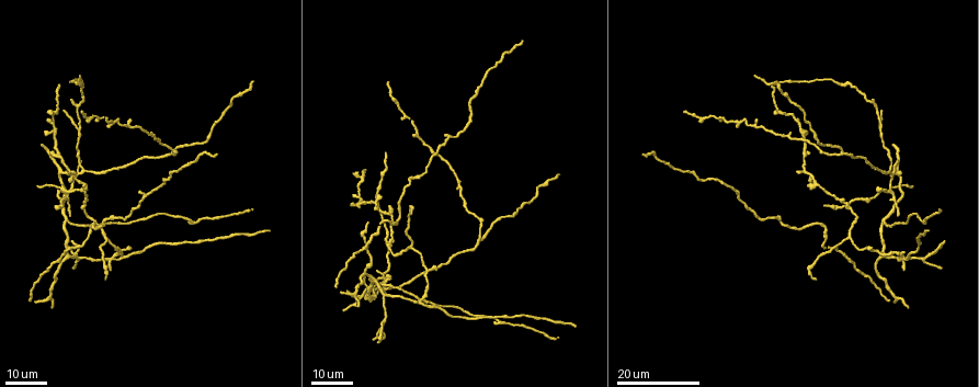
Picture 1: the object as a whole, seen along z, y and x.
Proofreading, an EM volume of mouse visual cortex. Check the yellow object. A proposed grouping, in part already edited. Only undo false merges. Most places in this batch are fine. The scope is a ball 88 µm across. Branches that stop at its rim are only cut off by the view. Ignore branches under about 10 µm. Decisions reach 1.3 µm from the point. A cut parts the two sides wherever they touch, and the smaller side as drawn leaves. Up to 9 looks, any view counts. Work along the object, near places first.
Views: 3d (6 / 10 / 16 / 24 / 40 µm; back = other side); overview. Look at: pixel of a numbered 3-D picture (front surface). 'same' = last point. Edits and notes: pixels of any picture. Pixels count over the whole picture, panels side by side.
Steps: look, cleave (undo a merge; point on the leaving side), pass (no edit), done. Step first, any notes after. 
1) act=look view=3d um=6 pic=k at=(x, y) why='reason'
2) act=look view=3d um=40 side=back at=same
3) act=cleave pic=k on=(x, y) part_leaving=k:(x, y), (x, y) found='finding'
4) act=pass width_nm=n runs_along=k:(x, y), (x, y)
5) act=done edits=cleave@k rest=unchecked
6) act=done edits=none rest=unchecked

act=look view=3d um=16 pic=1 at=(79, 258)

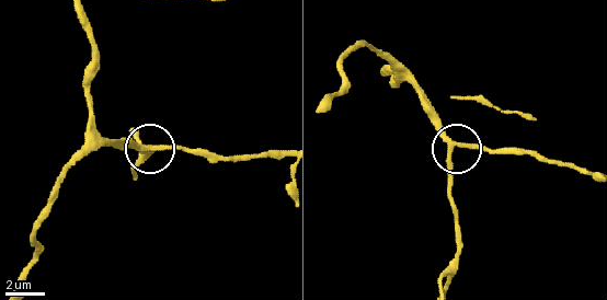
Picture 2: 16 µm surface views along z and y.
act=look view=3d um=10 pic=2 at=(455, 143)

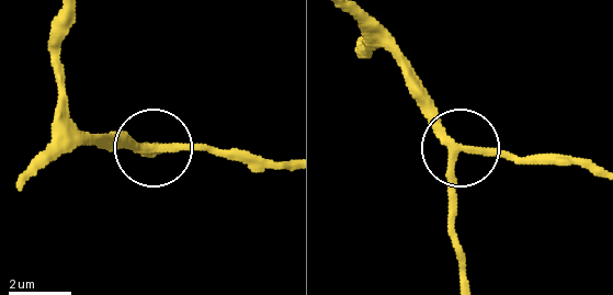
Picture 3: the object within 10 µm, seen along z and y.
act=pass runs_along=3:(352, 15), (455, 142), (455, 257) found='continuous, no second neuron'

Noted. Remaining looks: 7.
act=look view=3d um=24 pic=1 at=(67, 220) why='three-way junction'

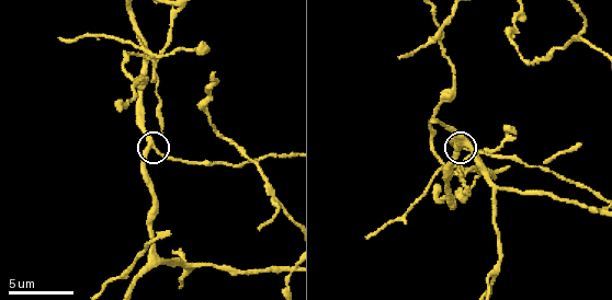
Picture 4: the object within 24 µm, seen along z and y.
act=look view=3d um=6 pic=4 at=(154, 147)

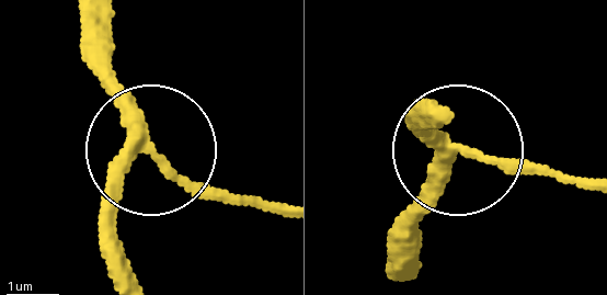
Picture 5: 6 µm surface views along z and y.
act=look view=3d um=6 side=back pic=5 at=(458, 148) why='other side'

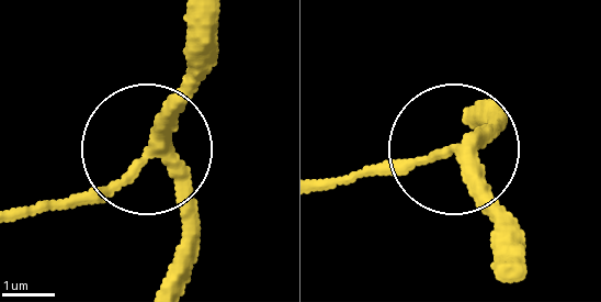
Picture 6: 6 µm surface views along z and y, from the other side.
act=pass width_nm=250 runs_along=6:(469, 118), (487, 131), (360, 170) found='one neuron here'

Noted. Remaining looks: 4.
act=look view=3d um=24 pic=1 at=(418, 303) why='looks like a crossing'

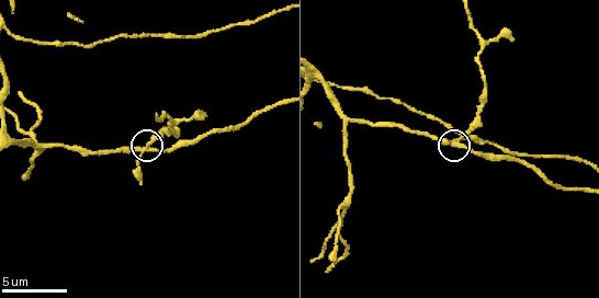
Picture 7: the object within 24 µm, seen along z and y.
act=look view=3d um=10 pic=7 at=(457, 142) why='zoom in'

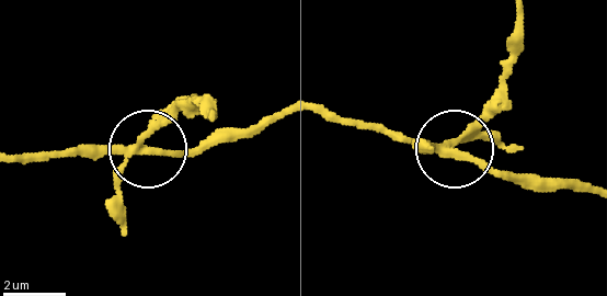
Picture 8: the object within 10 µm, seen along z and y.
act=look view=3d um=6 pic=8 at=(453, 153) why='zoom in'

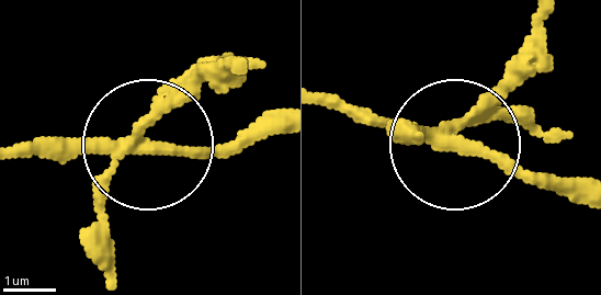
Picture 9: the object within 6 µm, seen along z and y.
act=cleave pic=9 on=(180, 105) width_nm=240 part_leaving=9:(128, 144), (228, 69) found='two neurons meet here'

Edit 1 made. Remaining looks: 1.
act=look view=3d um=6 pic=4 at=(178, 9) why='a fork'

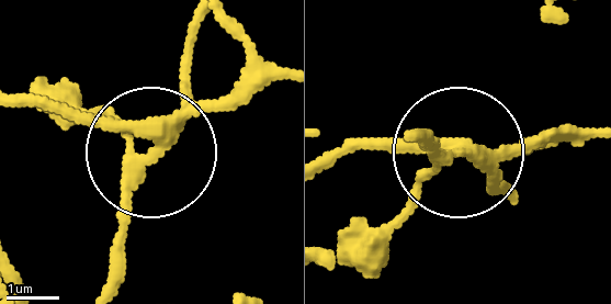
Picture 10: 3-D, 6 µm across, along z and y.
act=cleave pic=10 on=(123, 189) width_nm=270 found='a second neuron is stuck on'

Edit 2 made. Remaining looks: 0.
act=done edits=cleave@9,cleave@10 rest=unchecked

